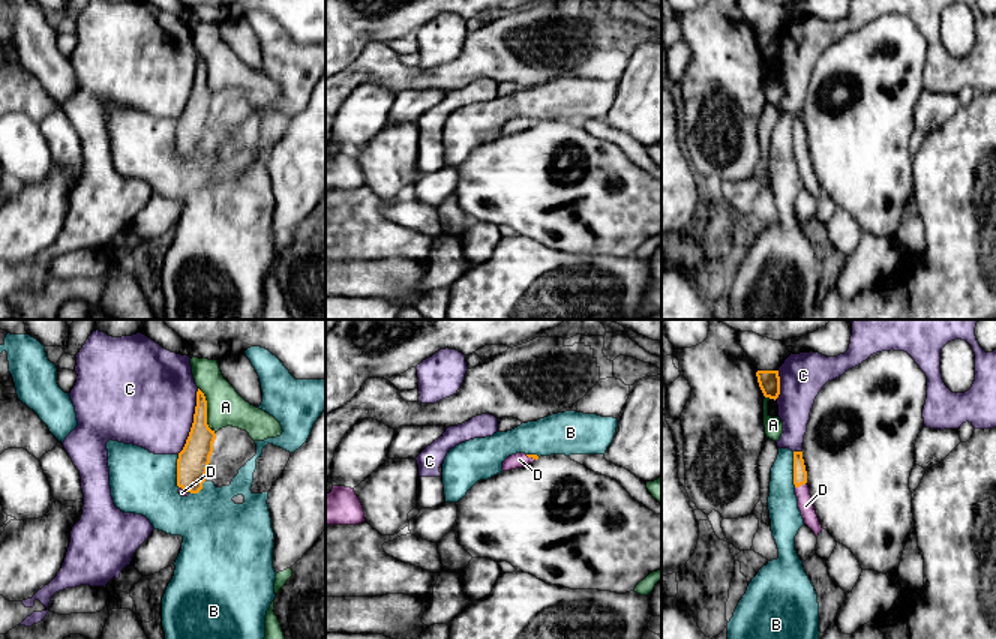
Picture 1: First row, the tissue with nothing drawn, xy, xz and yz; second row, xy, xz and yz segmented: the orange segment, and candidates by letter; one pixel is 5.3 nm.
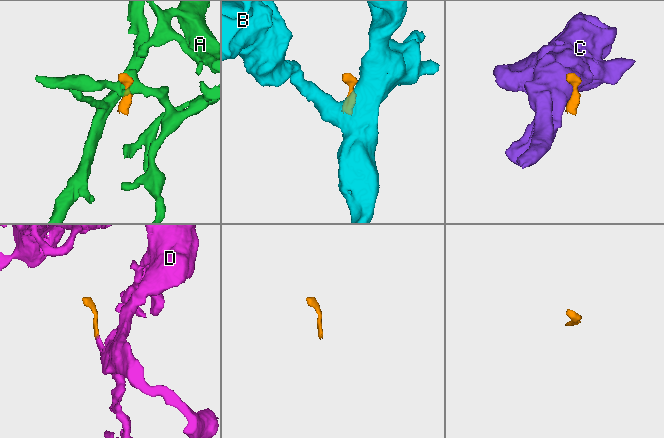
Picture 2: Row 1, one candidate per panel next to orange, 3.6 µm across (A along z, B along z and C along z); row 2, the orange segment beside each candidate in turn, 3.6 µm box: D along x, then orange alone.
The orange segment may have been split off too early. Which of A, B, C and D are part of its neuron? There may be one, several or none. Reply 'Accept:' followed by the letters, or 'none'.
Accept: D

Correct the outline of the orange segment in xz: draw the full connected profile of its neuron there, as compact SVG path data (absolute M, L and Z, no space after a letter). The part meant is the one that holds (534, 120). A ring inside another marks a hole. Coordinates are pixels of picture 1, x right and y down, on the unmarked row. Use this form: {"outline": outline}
{"outline": "M516 117L508 120L504 126L502 126L502 135L510 135L510 134L516 134L516 132L524 132L532 126L536 126L538 123L537 118L525 118L525 117Z"}

